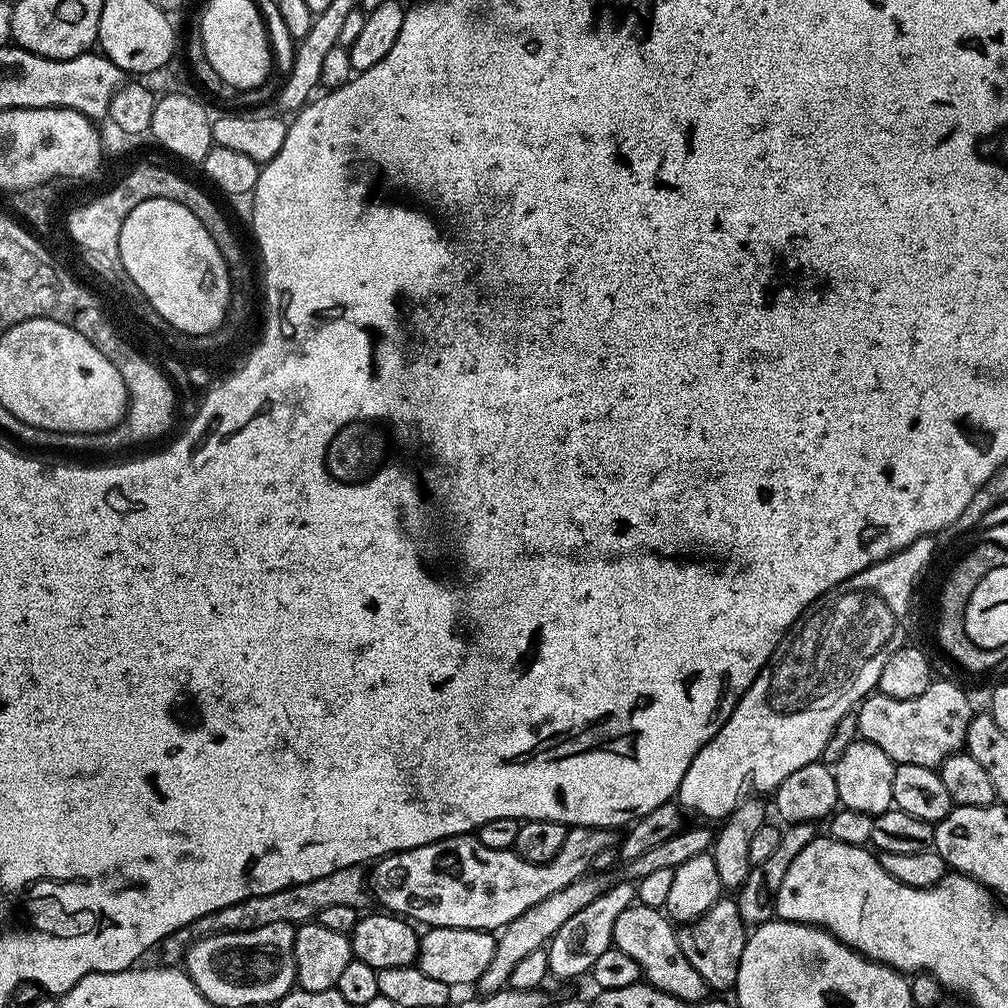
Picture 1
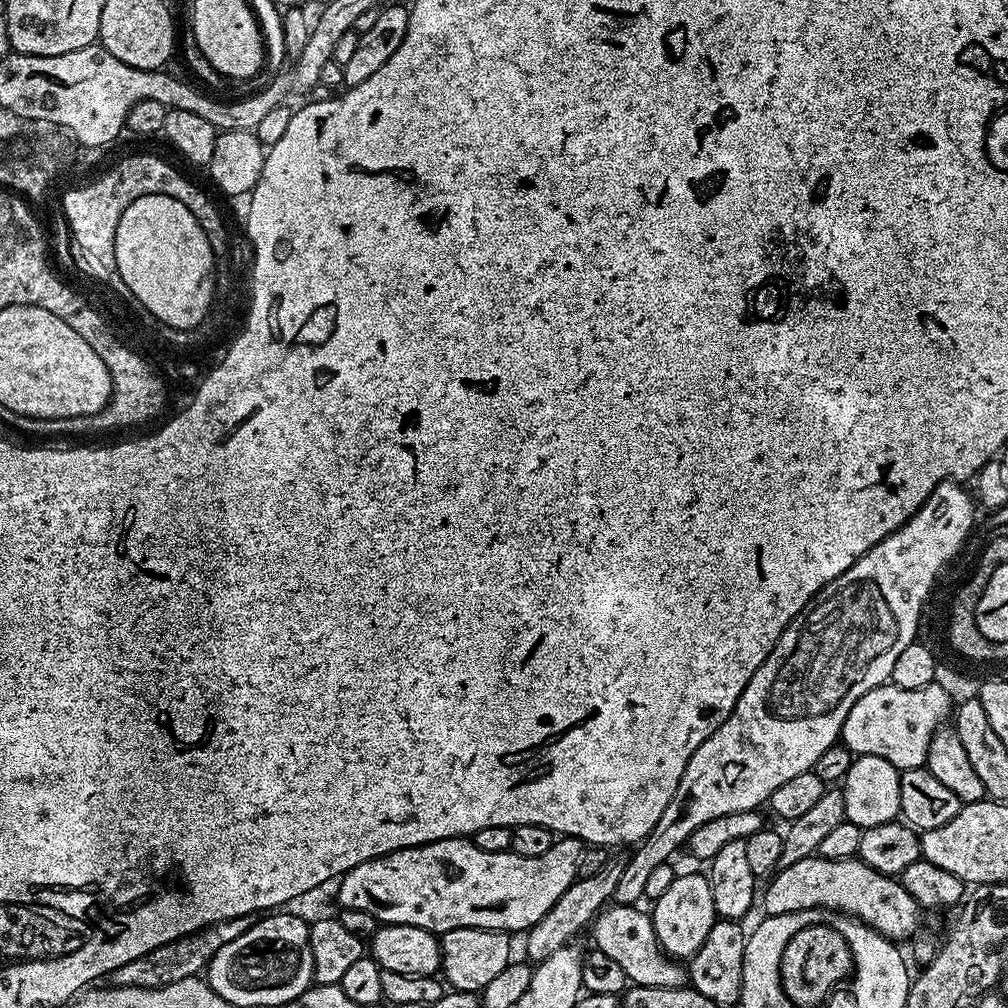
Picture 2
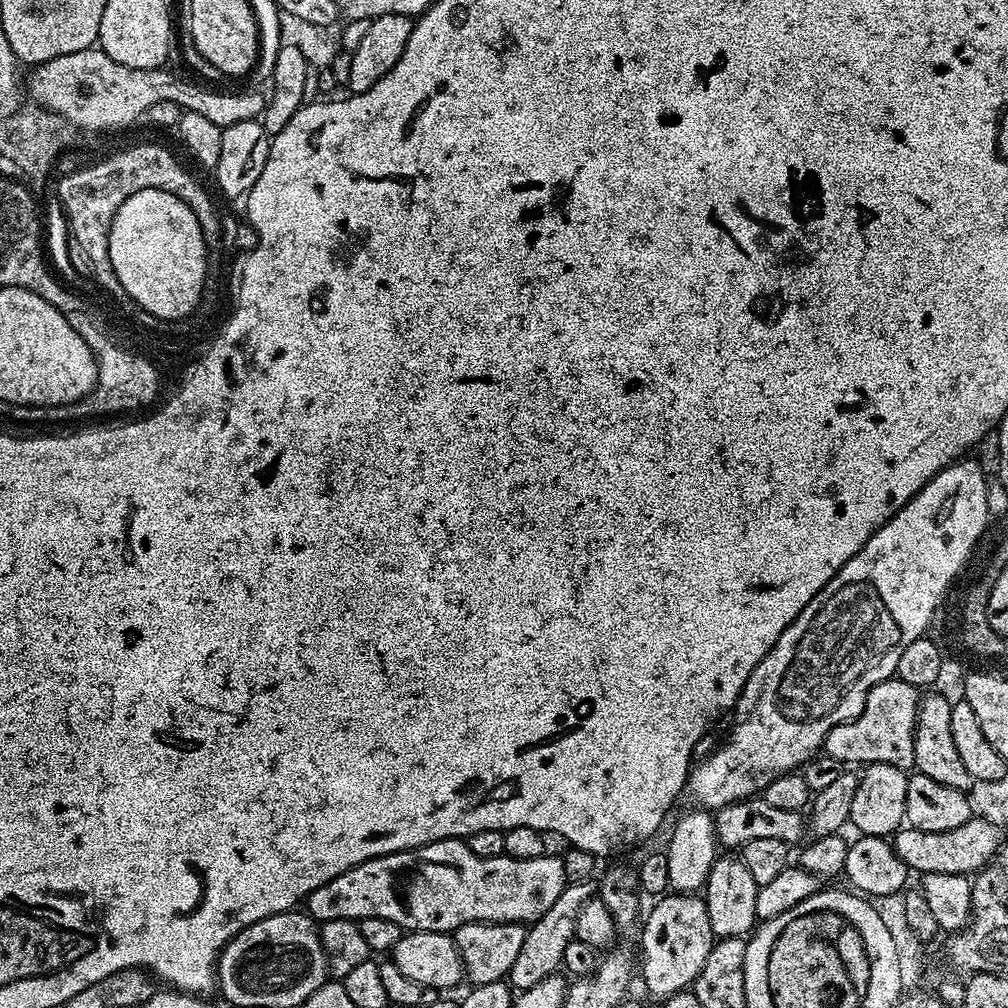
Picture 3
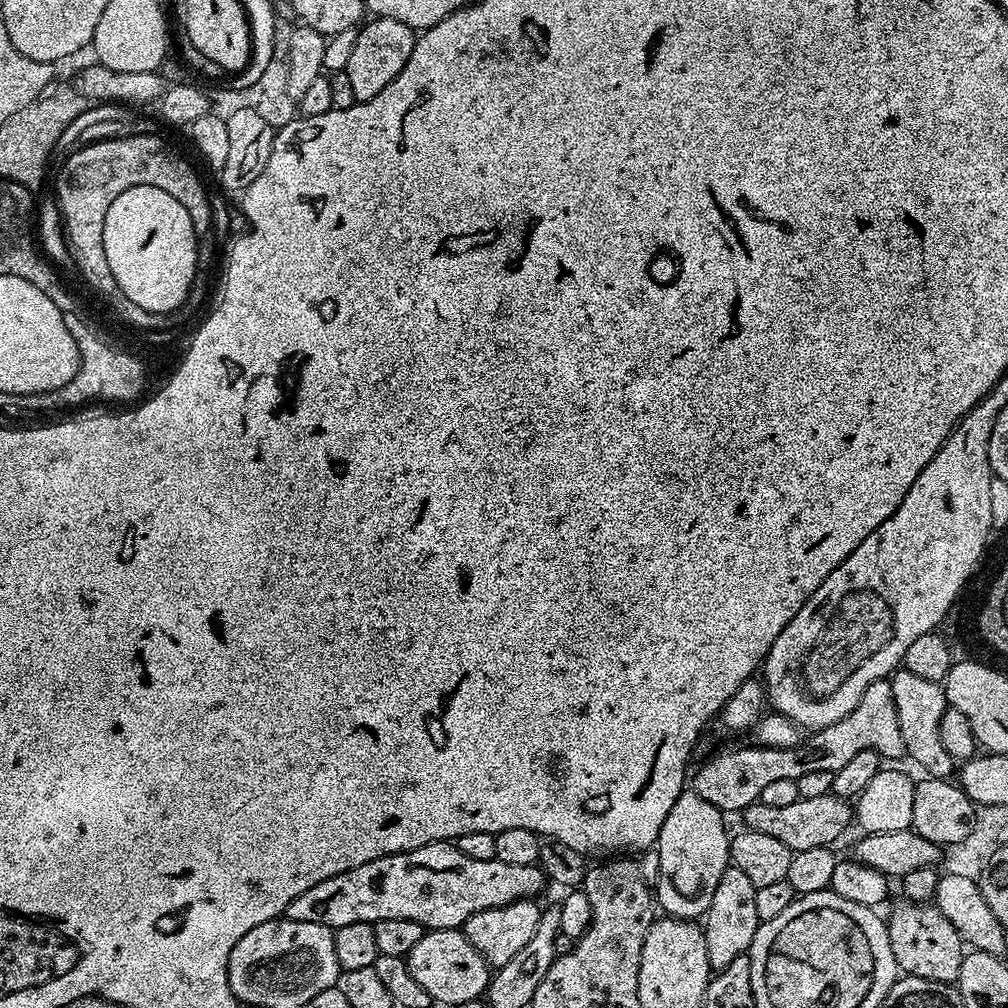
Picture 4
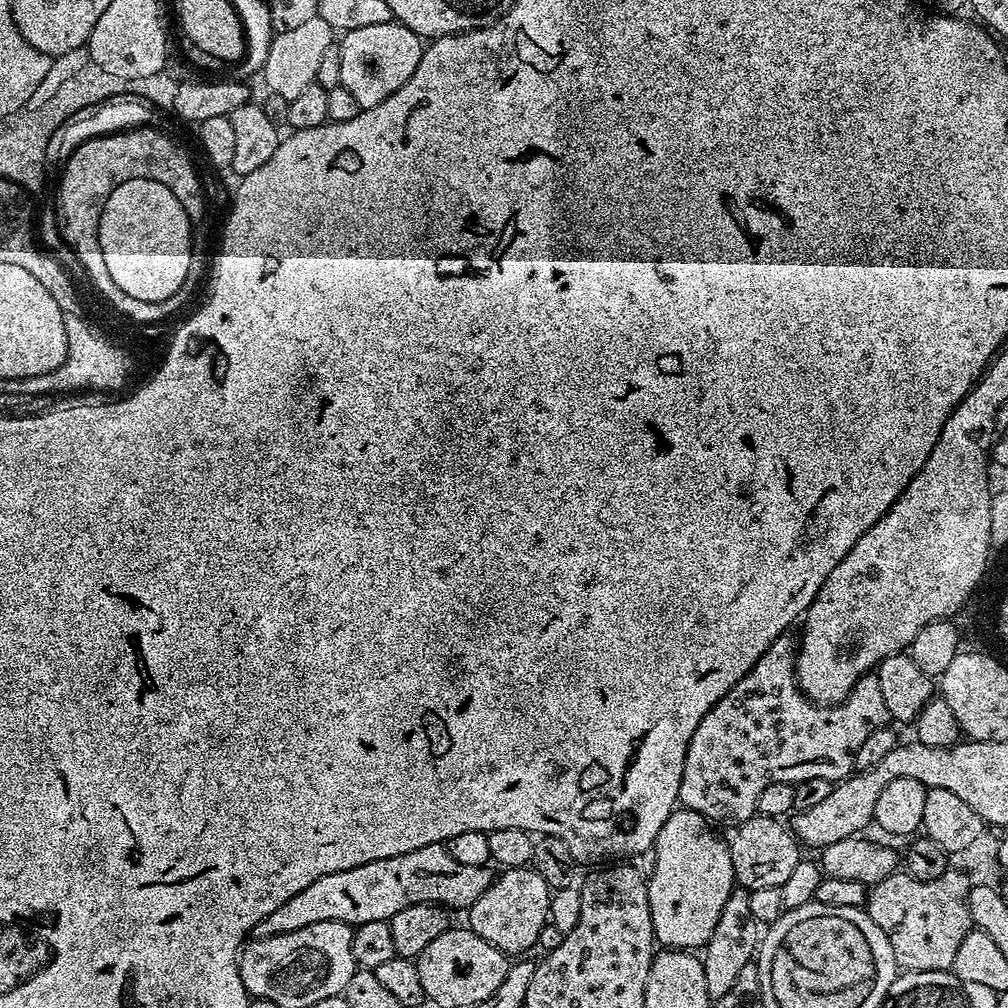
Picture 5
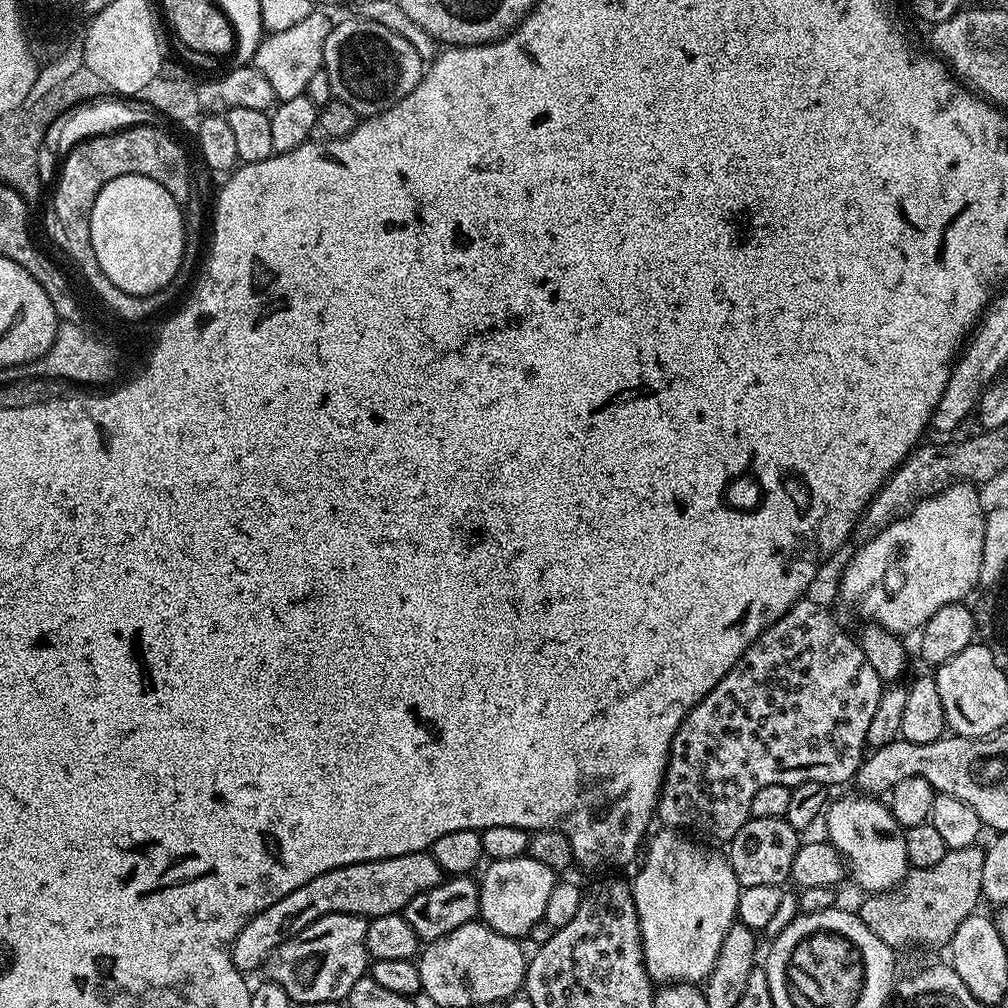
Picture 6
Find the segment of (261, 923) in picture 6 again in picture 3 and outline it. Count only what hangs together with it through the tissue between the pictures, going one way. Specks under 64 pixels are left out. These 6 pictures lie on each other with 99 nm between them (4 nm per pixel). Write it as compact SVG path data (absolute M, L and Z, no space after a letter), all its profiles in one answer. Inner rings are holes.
M463 839L435 840L433 844L423 844L420 848L412 848L408 852L391 852L385 856L367 860L350 870L346 870L346 874L338 874L338 878L318 886L318 890L310 893L306 901L306 912L307 915L317 922L325 920L354 920L358 922L364 916L369 916L370 918L386 918L390 922L398 922L398 926L402 930L410 932L447 932L452 934L455 933L458 926L463 924L527 925L542 914L546 914L546 910L550 910L550 906L554 906L554 901L558 899L558 894L562 894L565 883L563 862L559 855L551 856L551 854L545 854L538 858L526 858L525 860L516 860L512 856L505 855L495 856L494 858L478 858L478 854L474 854L474 850L470 850Z

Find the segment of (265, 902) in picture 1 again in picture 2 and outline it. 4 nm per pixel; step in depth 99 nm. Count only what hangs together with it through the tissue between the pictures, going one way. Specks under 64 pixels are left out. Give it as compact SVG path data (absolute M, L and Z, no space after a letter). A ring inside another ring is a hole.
M239 916L206 926L189 936L158 946L150 950L150 954L142 954L142 958L126 962L126 966L118 966L118 970L108 973L107 983L113 988L161 988L170 986L170 982L182 982L182 978L200 976L207 969L214 954L218 954L222 946L234 942L234 938L242 938L242 934L246 934L246 930L250 930L253 923L252 916Z

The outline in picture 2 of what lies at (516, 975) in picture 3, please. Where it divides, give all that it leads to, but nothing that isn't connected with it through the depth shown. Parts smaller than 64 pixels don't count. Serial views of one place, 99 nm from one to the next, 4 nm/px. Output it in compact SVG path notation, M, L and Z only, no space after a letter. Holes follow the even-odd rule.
M611 862L590 878L576 879L566 890L566 894L562 894L562 898L558 898L558 902L554 902L554 906L550 906L548 913L533 928L528 929L523 937L523 940L525 939L524 952L529 956L525 957L532 962L550 958L550 954L554 954L554 950L562 950L562 946L571 943L578 932L583 928L585 931L600 915L605 905L615 897L618 878L622 878L623 869L623 863Z

